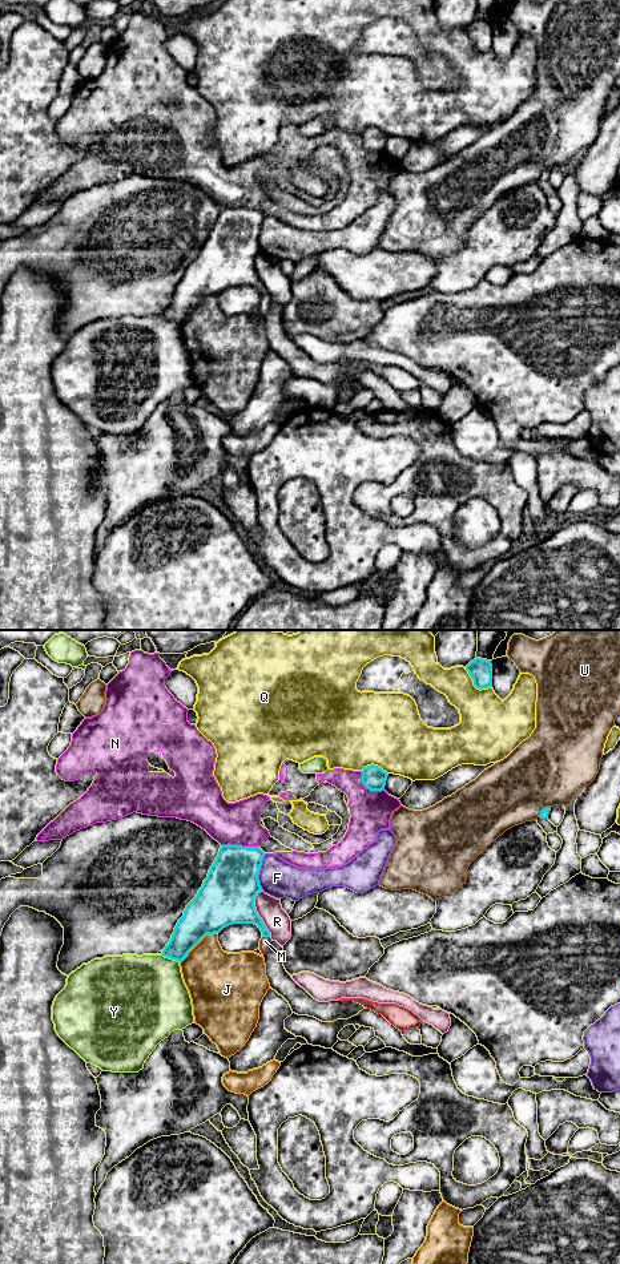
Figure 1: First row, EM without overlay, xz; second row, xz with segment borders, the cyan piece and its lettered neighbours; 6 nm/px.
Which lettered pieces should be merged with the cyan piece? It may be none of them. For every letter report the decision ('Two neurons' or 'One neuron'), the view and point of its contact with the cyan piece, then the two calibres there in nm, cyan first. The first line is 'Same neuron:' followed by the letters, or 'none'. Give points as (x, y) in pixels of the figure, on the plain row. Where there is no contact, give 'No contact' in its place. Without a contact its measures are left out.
Same neuron: M
F: Two neurons. Touches cyan at xz (258, 234). Thickness 320 nm (cyan) against 220 nm
J: Two neurons. Touches cyan at xz (197, 305). Thickness 280 nm (cyan) against 360 nm
M: One neuron. Touches cyan at xz (266, 298). Thickness 200 nm (cyan) against 60 nm
N: Two neurons. Touches cyan at xz (240, 208). Thickness 320 nm (cyan) against 260 nm
Q: Two neurons. Touches cyan at xz (474, 47). Thickness 140 nm (cyan) against 340 nm
R: Two neurons. Touches cyan at xz (257, 275). Thickness 320 nm (cyan) against 160 nm
U: Two neurons. Touches cyan at xz (542, 172). Thickness 50 nm (cyan) against 440 nm
Y: Two neurons. Touches cyan at xz (170, 319). Thickness 180 nm (cyan) against 460 nm

